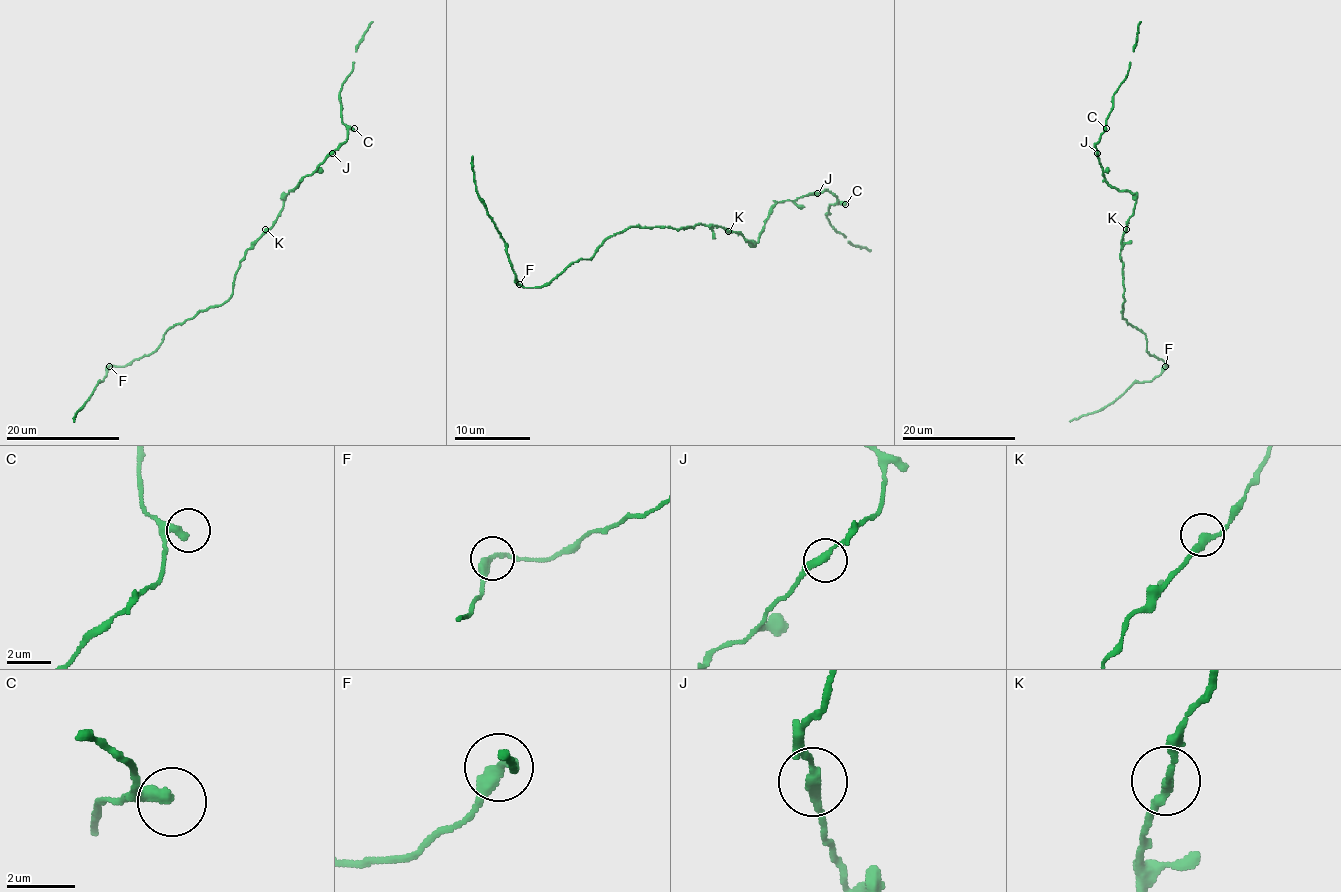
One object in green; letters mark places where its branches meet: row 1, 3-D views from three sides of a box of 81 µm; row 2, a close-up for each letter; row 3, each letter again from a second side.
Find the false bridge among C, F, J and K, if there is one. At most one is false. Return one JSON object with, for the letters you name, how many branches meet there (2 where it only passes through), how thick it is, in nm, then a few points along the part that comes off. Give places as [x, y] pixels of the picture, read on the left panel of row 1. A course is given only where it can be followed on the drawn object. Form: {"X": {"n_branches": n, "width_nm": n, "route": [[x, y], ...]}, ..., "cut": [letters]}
{"cut": []}

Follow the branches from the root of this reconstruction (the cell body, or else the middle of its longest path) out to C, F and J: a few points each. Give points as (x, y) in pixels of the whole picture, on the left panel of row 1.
C: (240, 261), (273, 224), (283, 207), (284, 197), (342, 143), (348, 129), (354, 128)
F: (240, 261), (233, 294), (226, 301), (200, 310), (192, 318), (175, 324), (150, 354), (123, 366), (109, 366)
J: (240, 261), (273, 224), (283, 207), (284, 197), (332, 153)

